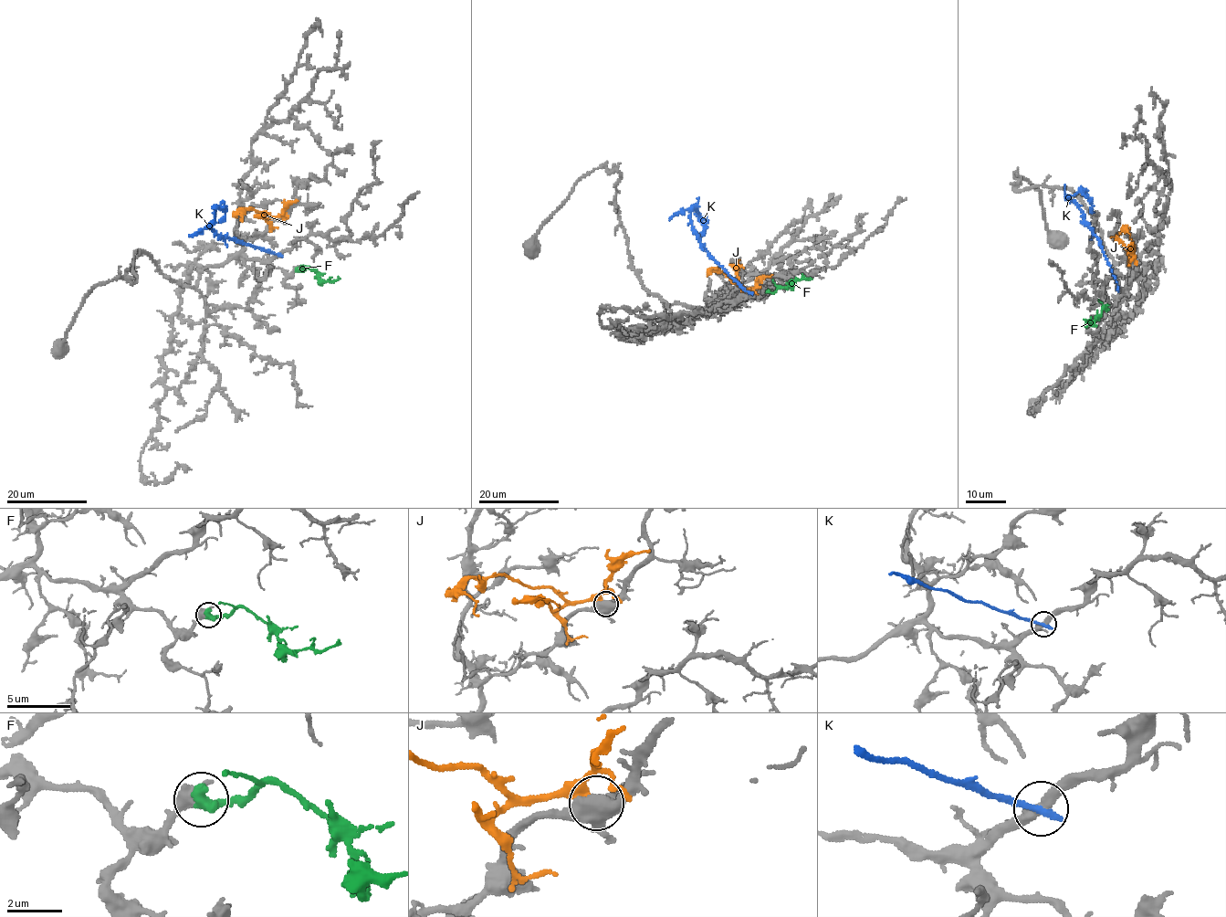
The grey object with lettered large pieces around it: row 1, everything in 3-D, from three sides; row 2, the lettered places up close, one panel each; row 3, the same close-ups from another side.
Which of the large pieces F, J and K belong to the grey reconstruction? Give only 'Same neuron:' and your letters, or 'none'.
Same neuron: F

